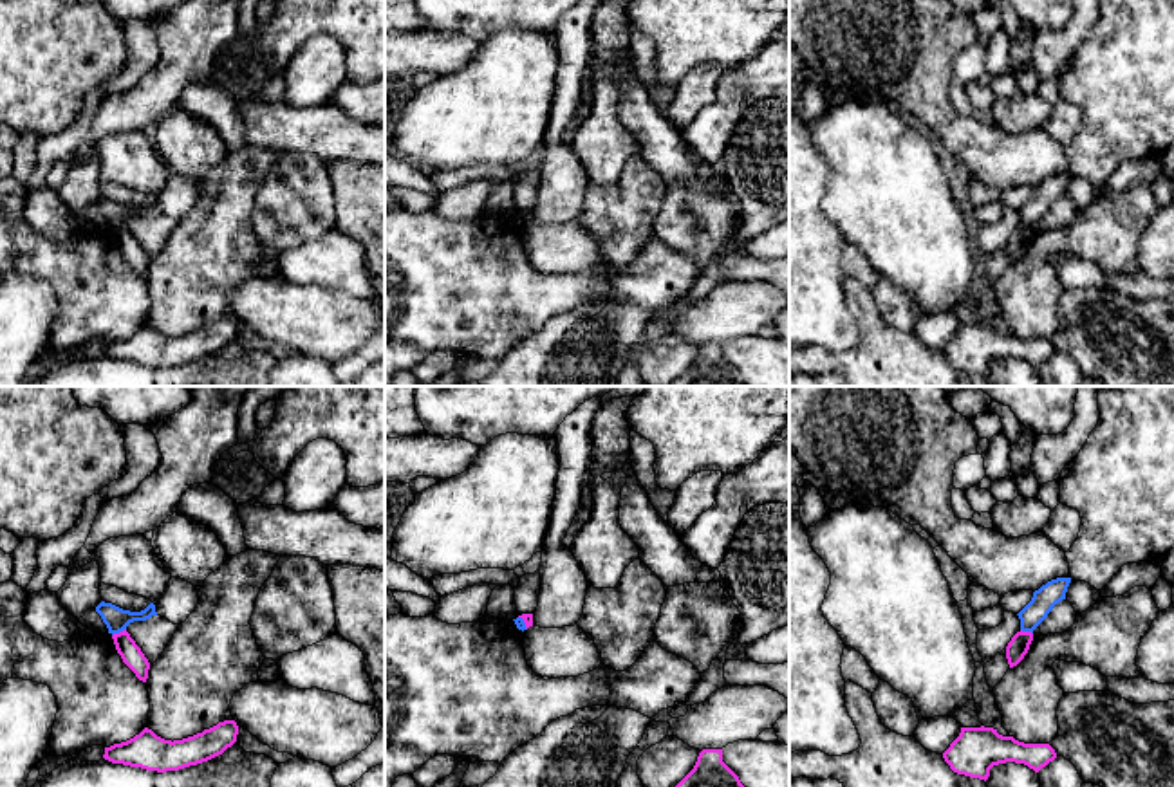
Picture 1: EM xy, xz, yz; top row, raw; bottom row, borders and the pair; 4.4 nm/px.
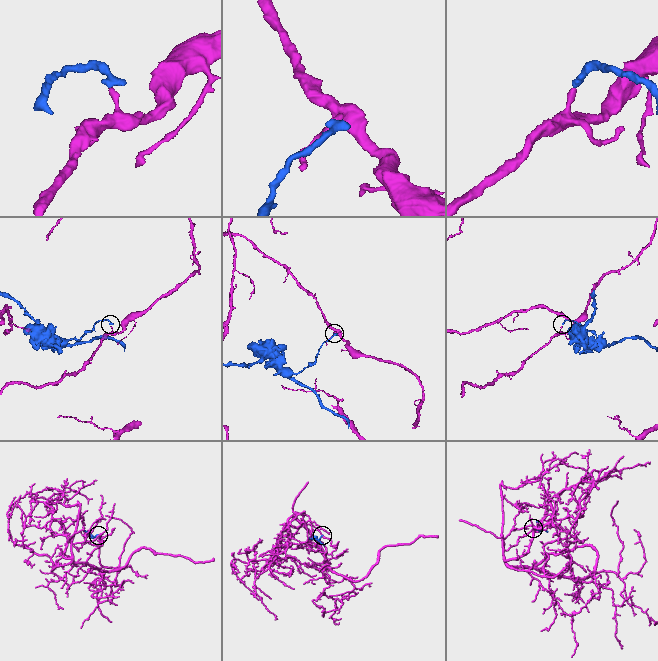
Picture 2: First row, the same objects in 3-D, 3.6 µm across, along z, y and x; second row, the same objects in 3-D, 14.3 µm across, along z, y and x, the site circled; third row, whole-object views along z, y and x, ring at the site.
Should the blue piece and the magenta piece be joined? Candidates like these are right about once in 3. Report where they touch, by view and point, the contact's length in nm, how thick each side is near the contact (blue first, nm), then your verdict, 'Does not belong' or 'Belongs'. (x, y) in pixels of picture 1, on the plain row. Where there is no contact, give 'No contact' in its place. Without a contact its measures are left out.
Touches blue at xy (118, 228). Shared border 70 nm. Thickness 110 nm (blue) against 90 nm. Does not belong

